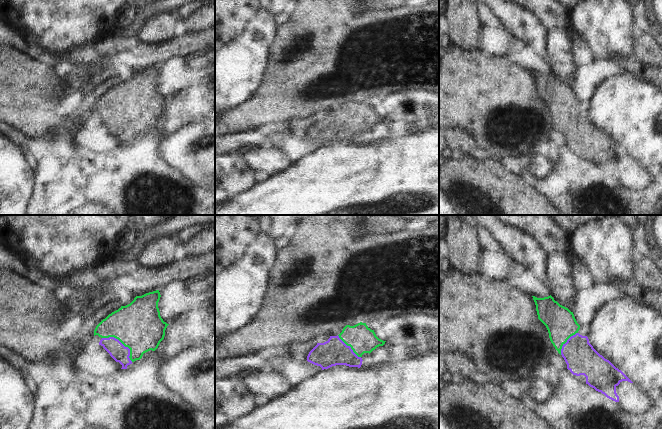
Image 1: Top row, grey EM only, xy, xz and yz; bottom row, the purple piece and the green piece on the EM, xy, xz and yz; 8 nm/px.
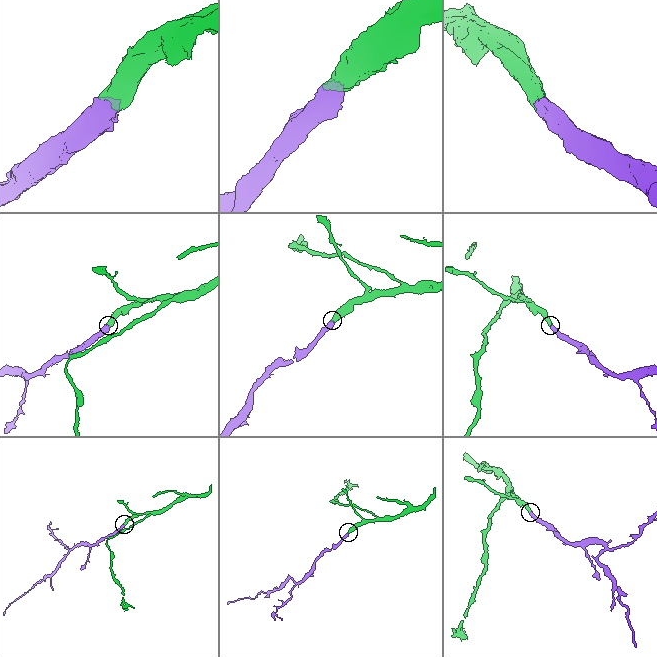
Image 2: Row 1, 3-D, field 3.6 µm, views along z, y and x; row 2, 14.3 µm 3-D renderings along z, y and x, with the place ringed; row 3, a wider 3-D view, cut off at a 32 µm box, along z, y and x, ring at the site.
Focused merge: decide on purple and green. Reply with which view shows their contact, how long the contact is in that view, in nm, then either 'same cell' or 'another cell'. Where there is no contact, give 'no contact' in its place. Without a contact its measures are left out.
meets purple in xy; contact 320 nm long; same cell

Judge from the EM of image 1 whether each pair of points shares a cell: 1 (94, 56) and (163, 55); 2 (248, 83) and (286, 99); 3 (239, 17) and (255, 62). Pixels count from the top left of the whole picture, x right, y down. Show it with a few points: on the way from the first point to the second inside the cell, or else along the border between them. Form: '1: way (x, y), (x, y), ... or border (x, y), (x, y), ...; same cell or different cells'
1: way (111, 55), (146, 55); same cell
2: border (268, 66), (260, 88), (242, 104); different cells
3: border (258, 12), (247, 29), (225, 45); different cells

